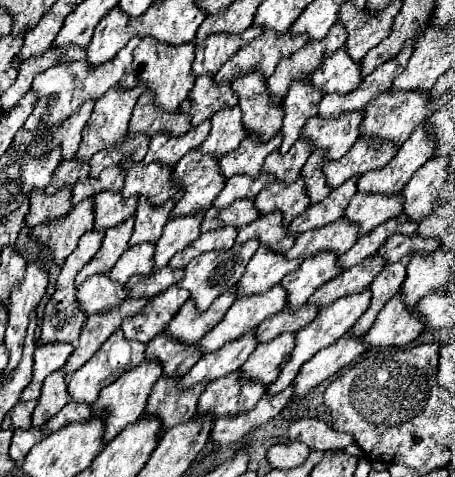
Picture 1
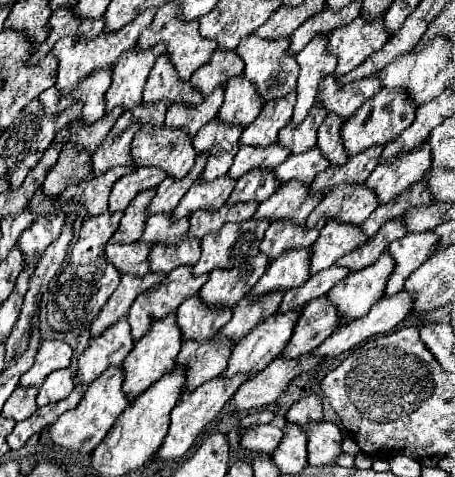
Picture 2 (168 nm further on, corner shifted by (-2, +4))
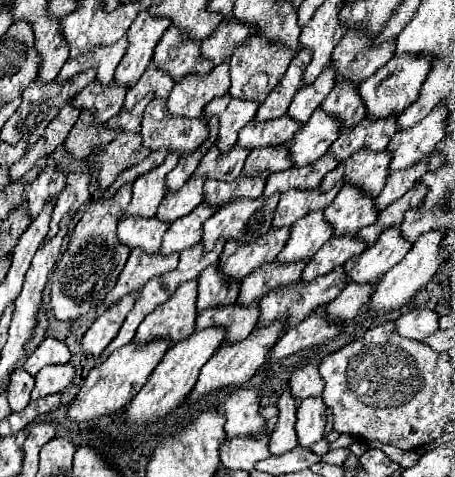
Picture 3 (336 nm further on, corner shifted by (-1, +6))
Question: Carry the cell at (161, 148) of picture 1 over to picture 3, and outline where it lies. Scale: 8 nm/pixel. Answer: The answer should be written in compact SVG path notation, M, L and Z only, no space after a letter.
M221 62L221 66L215 66L209 76L197 78L189 74L189 78L183 78L181 82L175 82L167 106L171 114L181 114L187 118L197 118L203 114L203 108L215 98L223 96L229 90L229 62Z

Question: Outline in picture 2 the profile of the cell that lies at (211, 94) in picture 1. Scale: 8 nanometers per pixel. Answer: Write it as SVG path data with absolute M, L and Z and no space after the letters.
M214 52L212 58L190 78L190 86L200 90L206 98L218 86L224 86L230 78L242 76L244 64L236 52Z

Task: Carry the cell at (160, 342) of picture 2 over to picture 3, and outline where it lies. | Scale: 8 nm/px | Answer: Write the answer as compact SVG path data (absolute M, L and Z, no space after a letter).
M197 280L193 282L185 282L185 286L177 288L177 294L173 294L173 298L169 298L169 302L163 302L161 306L157 306L157 310L153 310L137 328L135 334L135 342L149 342L155 338L169 338L173 344L187 338L189 334L195 332L195 318L197 318L197 308L195 308L195 300L197 300Z

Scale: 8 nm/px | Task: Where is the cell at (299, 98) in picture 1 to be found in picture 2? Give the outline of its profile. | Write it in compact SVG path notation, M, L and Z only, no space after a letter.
M316 36L298 56L296 62L300 66L298 88L296 88L296 106L292 114L292 126L302 124L308 116L310 108L316 102L316 92L320 82L336 70L336 58L326 50L328 38Z

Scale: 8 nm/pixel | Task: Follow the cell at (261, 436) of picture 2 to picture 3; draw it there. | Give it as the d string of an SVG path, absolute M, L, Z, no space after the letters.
M253 386L239 388L225 398L225 434L227 436L259 436L265 420L259 416L259 392Z

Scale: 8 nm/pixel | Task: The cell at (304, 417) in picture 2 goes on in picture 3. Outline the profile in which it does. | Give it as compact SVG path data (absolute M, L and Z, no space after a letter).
M313 360L313 362L293 370L293 374L289 378L289 386L291 386L291 394L297 400L303 400L309 396L319 396L323 392L323 378L319 376L317 366L319 366L319 362Z

